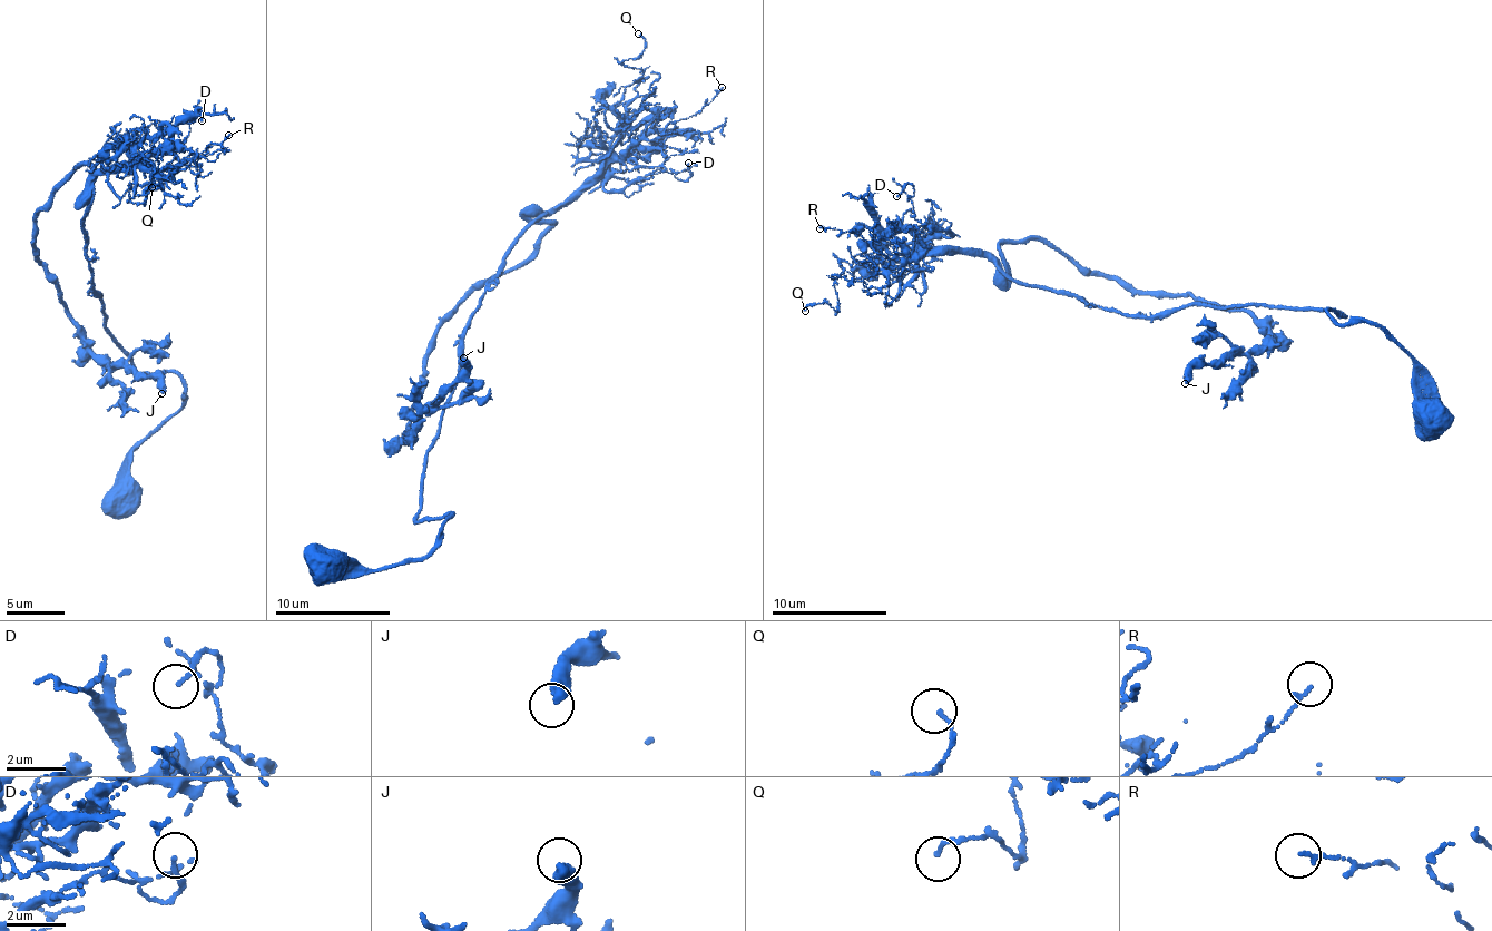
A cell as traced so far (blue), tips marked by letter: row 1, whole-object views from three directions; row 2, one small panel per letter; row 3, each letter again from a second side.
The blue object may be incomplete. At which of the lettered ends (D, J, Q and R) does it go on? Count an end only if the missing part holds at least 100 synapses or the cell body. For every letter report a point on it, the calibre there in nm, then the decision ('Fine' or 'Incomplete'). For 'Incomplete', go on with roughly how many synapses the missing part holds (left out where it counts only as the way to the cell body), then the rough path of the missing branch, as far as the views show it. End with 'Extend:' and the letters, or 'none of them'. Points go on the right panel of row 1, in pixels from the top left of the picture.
D: Place: (896, 196). Thickness 120 nm. Fine
J: Place: (1185, 383). Thickness 440 nm. Fine
Q: Place: (805, 311). Thickness 120 nm. Fine
R: Place: (820, 228). Thickness 150 nm. Fine
Extend: none of them

